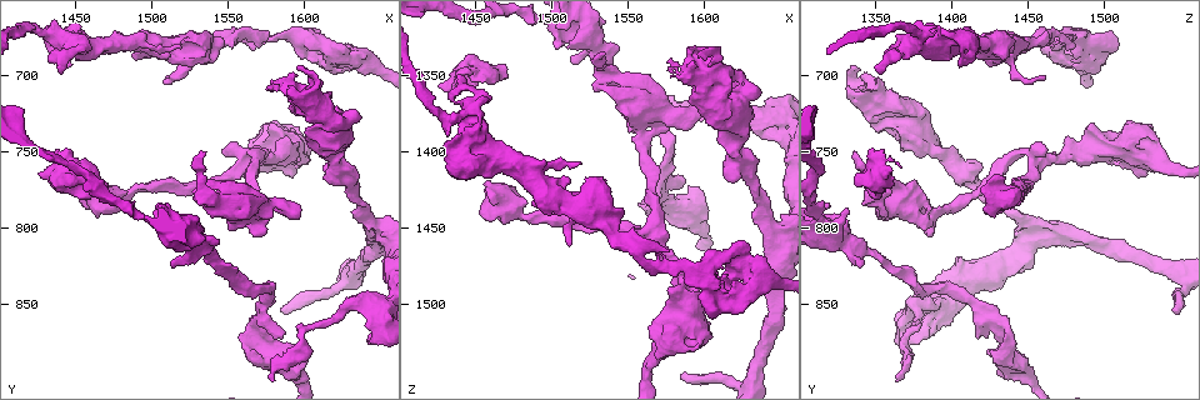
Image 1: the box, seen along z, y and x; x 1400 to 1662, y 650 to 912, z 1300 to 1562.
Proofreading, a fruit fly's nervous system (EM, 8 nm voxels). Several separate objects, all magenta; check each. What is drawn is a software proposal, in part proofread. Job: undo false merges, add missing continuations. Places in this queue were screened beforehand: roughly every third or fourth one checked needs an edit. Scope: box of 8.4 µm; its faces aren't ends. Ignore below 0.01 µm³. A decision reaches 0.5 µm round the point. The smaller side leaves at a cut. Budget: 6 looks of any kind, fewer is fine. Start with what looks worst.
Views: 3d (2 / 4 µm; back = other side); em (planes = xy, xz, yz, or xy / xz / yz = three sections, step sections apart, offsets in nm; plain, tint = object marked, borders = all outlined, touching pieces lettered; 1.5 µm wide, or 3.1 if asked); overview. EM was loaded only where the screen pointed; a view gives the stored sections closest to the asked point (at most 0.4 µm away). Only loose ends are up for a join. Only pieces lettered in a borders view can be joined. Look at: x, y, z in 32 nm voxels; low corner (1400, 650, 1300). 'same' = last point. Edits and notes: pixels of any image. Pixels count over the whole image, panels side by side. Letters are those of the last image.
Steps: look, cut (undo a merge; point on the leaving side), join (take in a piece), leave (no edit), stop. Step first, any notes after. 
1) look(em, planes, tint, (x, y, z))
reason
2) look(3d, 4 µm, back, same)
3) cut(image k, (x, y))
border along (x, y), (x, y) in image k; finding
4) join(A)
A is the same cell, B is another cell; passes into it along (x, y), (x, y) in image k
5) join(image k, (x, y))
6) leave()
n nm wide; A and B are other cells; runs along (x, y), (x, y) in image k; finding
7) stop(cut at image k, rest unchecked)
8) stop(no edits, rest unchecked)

look(em, planes, borders, (1440, 748, 1352))
branch stops here

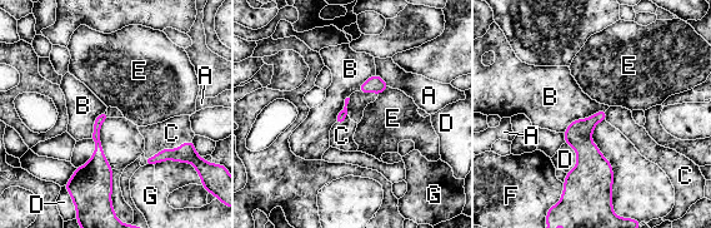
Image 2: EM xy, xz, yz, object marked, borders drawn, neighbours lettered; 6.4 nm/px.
join(C)
C is the same cell, A, B, D, E, F and G are other cells; the neuron continues

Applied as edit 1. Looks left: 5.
look(overview)

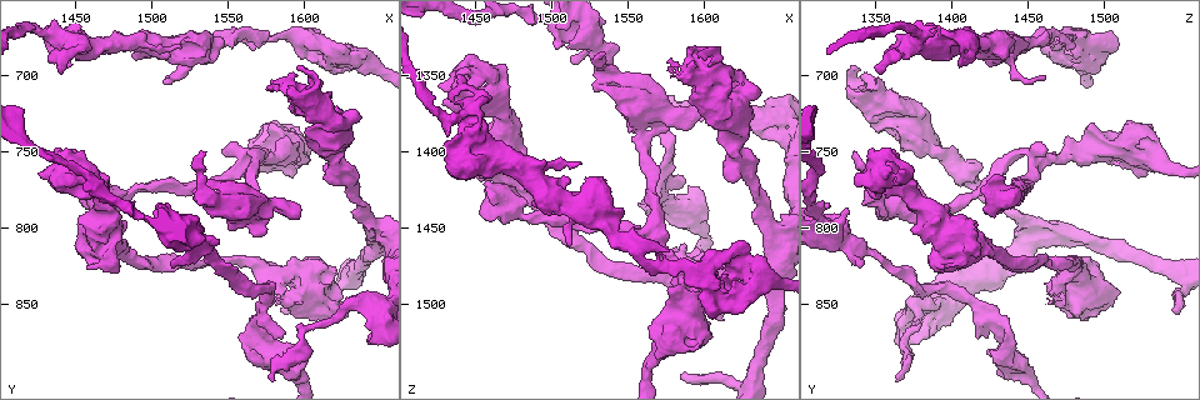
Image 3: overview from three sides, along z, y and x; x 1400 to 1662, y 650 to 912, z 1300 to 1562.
look(3d, 2 µm, (1506, 786, 1318))
thick end

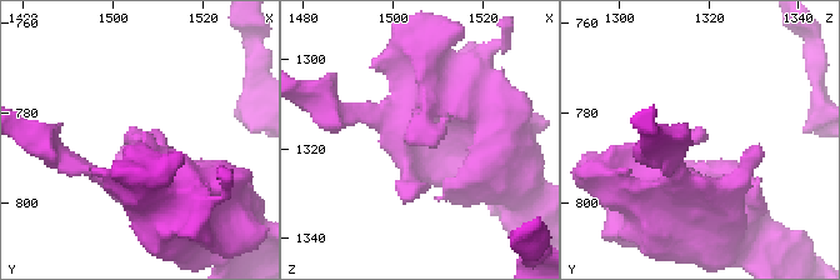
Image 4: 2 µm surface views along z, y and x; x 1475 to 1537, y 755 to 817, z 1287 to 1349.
look(em, planes, borders, (1505, 784, 1319))

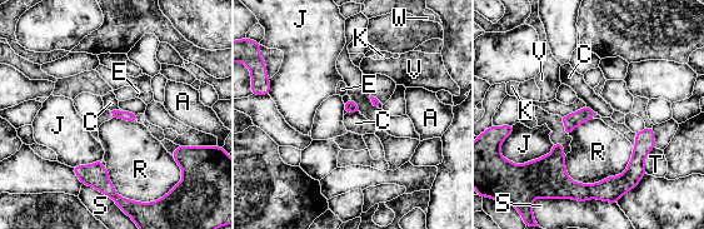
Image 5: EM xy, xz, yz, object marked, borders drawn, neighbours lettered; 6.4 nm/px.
leave()
R touches over 480 nm; A, C, E, J, K, R, S, T, V and W are other cells; border along (359, 111), (346, 113) in image 5; none of them fits

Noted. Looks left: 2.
stop(join at image 2, rest unchecked)

